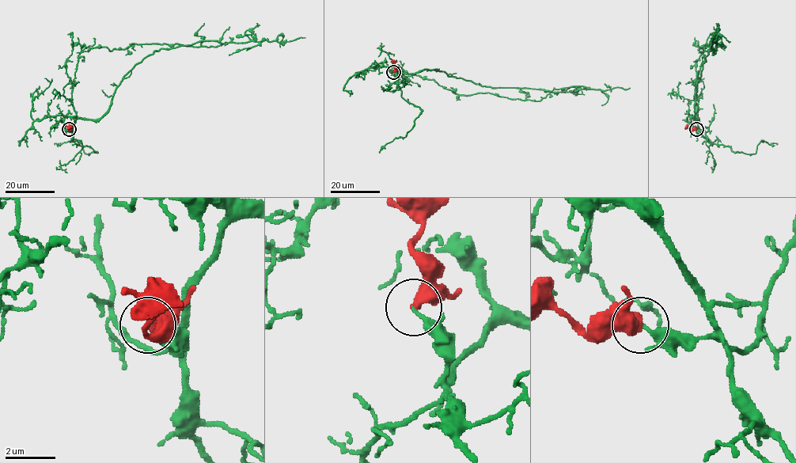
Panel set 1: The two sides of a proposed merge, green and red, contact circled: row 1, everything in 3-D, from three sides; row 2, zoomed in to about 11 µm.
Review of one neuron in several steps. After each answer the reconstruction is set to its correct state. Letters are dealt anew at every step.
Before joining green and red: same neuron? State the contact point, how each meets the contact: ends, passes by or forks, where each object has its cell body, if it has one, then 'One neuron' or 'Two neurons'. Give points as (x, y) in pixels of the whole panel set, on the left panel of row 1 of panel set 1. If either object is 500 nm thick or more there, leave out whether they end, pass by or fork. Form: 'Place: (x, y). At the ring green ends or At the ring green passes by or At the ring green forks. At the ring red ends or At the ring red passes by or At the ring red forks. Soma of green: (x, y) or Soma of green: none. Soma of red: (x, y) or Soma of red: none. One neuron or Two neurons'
Place: (69, 129). Soma of green: none. Soma of red: none. Two neurons

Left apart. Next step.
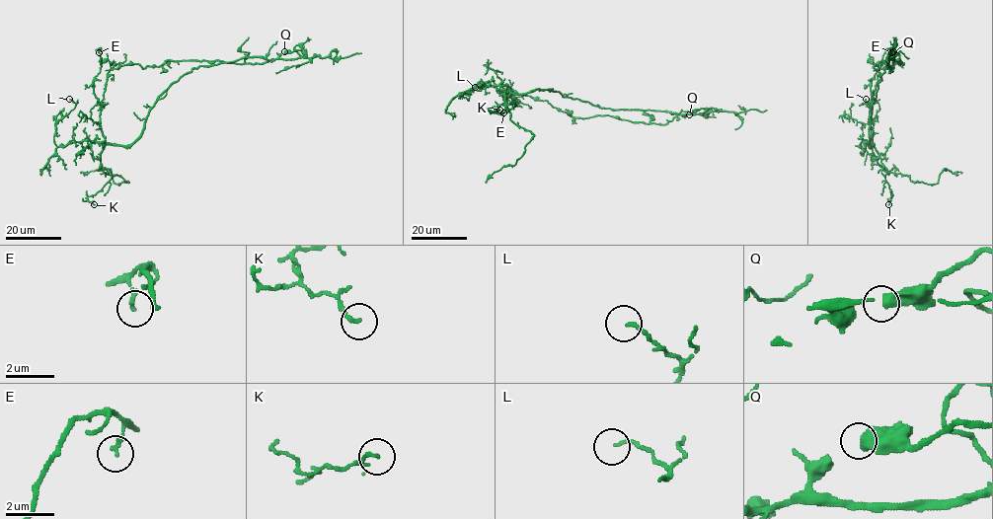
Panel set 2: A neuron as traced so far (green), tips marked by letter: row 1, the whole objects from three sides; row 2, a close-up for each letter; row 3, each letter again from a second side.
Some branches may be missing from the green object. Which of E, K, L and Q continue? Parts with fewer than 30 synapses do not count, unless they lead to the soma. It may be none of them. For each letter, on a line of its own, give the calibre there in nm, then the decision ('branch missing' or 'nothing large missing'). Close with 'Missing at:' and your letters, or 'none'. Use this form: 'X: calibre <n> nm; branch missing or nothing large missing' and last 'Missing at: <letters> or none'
E: calibre 150 nm; nothing large missing
K: calibre 150 nm; nothing large missing
L: calibre 110 nm; nothing large missing
Q: calibre 400 nm; nothing large missing
Missing at: none

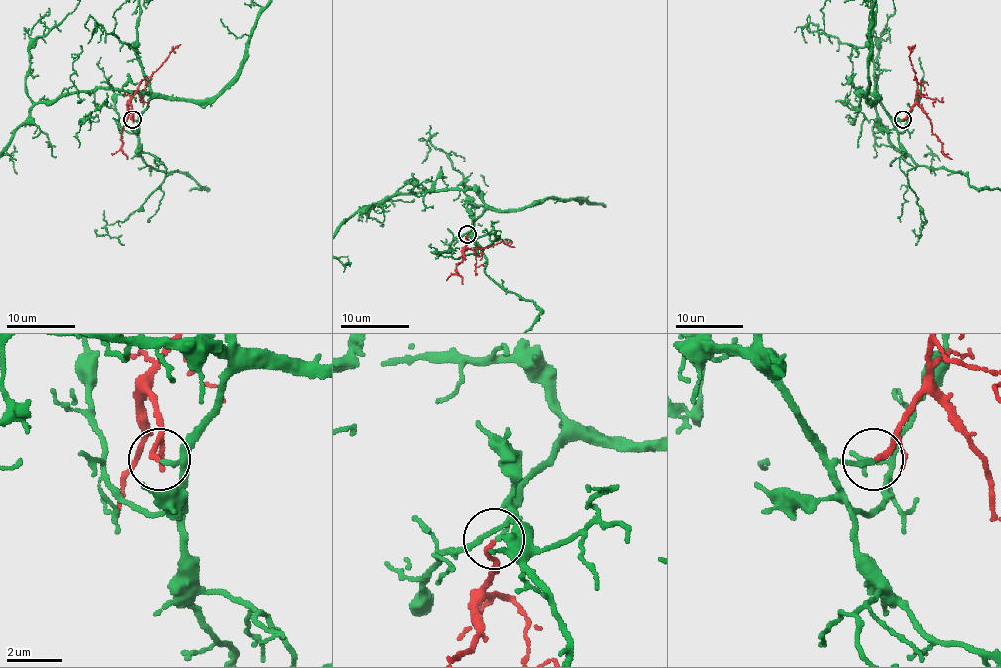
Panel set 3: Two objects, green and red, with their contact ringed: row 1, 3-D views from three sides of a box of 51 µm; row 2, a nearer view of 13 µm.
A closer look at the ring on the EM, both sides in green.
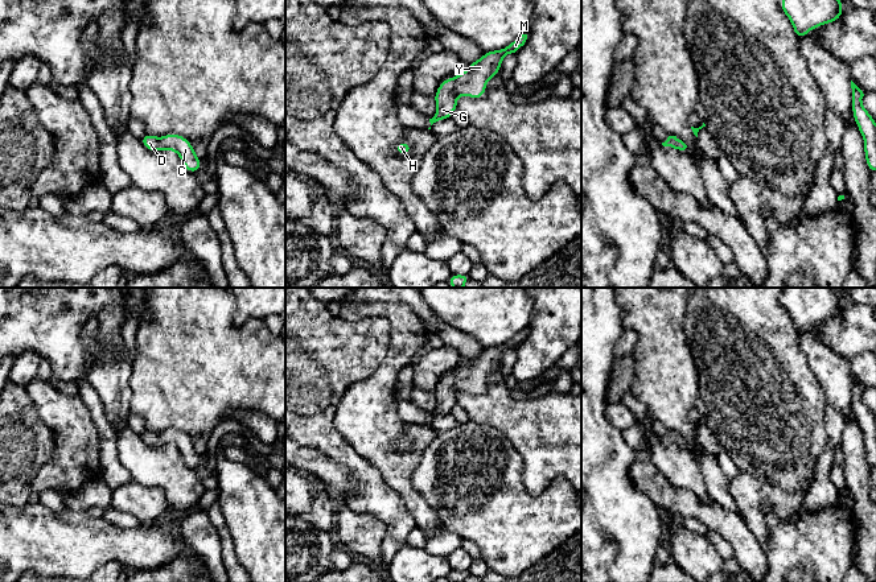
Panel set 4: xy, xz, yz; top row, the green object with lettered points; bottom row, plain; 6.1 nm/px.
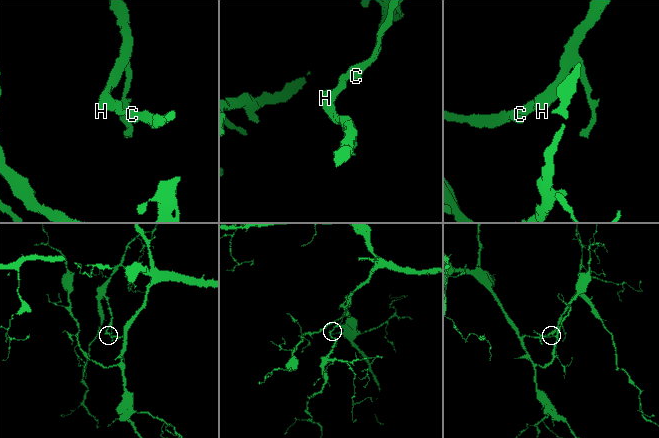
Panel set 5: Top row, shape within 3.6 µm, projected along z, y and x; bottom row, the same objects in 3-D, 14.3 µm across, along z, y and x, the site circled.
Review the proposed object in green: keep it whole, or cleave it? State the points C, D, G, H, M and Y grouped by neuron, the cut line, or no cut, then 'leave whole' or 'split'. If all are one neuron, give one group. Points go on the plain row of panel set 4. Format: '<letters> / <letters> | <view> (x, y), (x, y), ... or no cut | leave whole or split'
C D G H M Y | no cut | leave whole

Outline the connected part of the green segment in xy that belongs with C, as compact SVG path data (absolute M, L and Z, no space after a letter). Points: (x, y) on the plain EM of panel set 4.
M144 429L140 433L145 445L151 447L174 446L178 449L185 465L189 469L196 469L202 463L201 455L196 451L193 441L184 432L169 429L161 434Z

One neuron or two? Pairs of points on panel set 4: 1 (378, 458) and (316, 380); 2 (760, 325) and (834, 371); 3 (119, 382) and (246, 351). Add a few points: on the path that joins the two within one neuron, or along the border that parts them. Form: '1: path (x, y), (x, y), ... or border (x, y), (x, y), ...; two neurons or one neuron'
1: border (356, 382), (336, 408), (334, 429), (341, 436); two neurons
2: border (797, 335), (807, 367), (818, 379); two neurons
3: border (134, 364), (130, 380), (130, 411); two neurons

